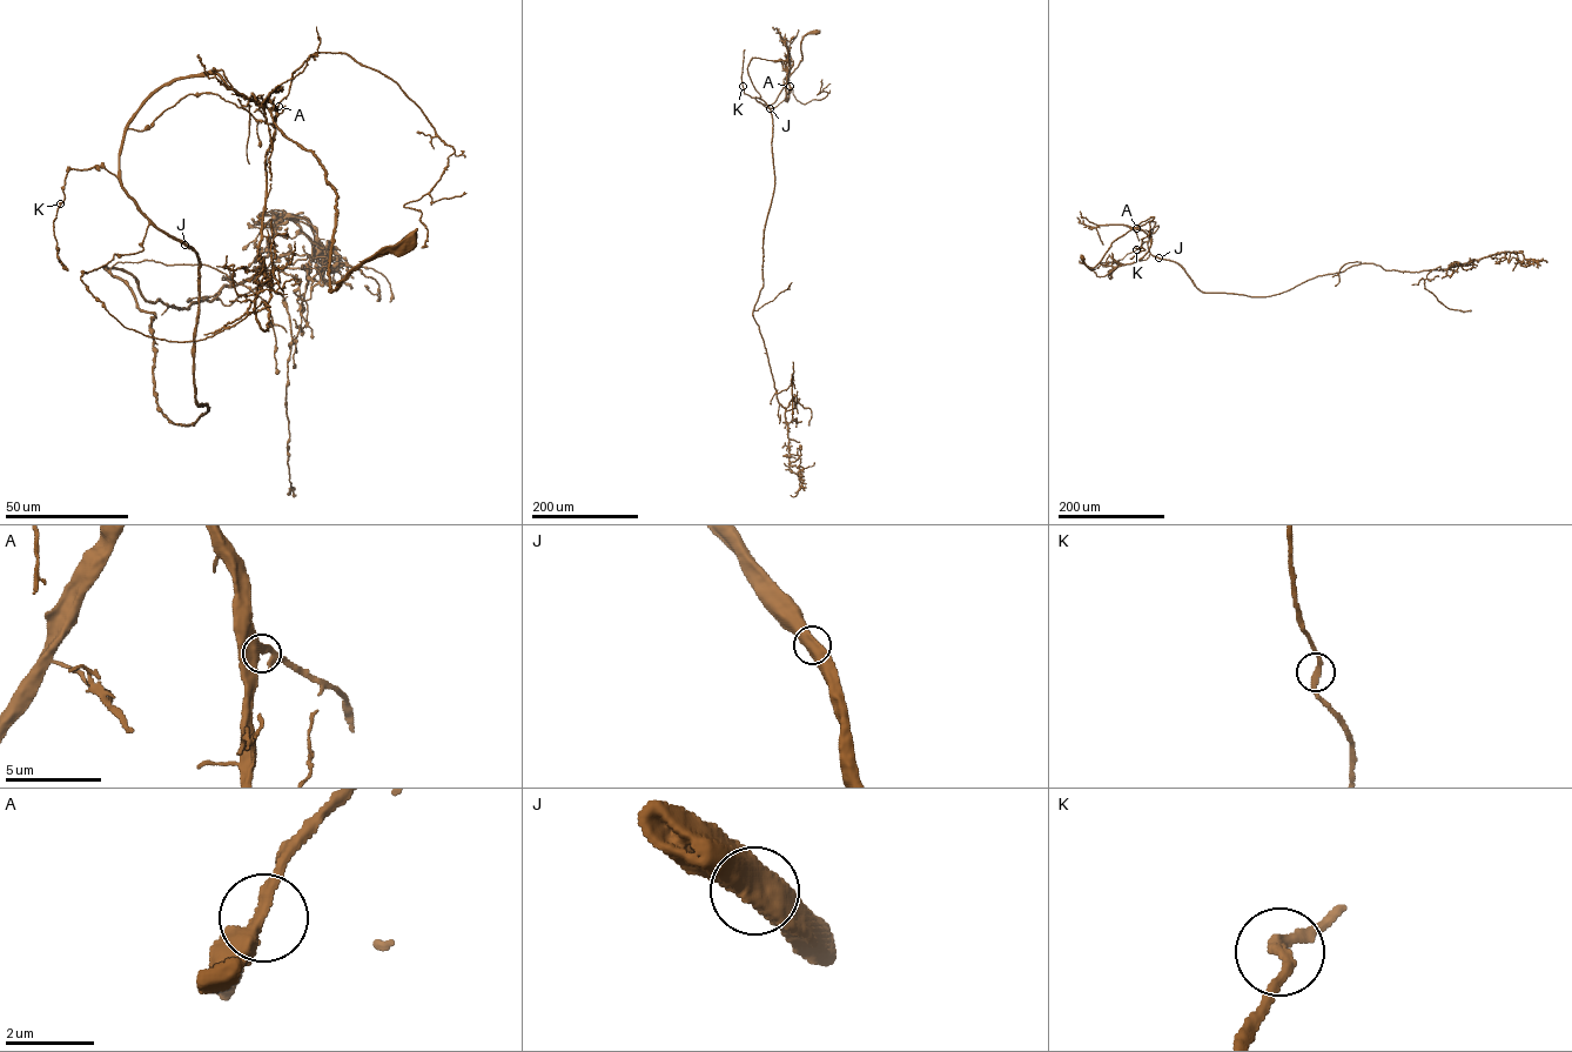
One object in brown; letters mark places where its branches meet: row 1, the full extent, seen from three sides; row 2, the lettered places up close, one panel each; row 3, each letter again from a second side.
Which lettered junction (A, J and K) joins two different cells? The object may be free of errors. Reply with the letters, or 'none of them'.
none of them

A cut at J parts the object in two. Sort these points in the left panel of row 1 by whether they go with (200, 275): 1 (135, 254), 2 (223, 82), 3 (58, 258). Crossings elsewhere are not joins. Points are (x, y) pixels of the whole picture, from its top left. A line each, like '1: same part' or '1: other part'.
1: same part
2: same part
3: other part

